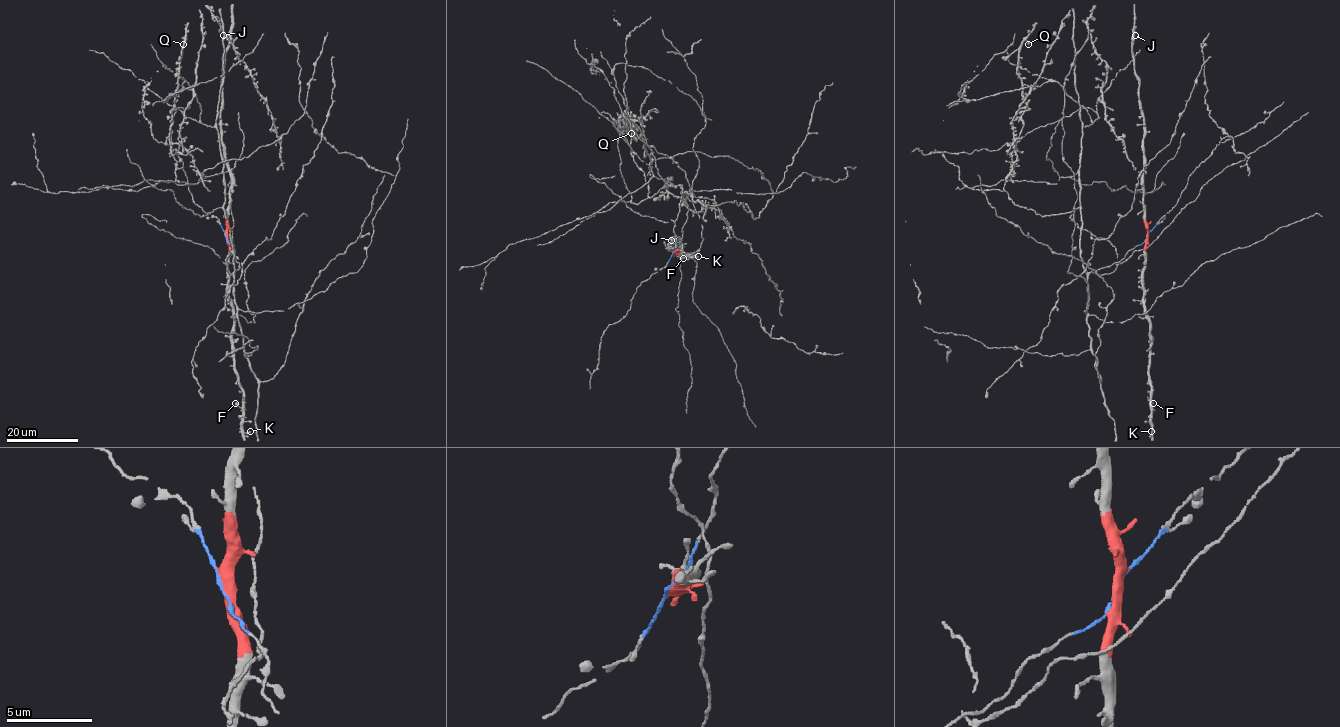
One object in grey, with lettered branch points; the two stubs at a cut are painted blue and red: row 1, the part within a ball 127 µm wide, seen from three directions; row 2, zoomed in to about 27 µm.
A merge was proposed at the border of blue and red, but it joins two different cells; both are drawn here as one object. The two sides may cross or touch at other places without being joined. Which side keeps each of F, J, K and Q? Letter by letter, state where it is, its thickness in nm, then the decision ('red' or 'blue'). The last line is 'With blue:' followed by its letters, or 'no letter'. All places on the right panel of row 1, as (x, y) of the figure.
F: at (1153, 403); 340 nm thick; red
J: at (1135, 35); 200 nm thick; red
K: at (1151, 431); 320 nm thick; red
Q: at (1028, 44); 300 nm thick; blue
With blue: Q

